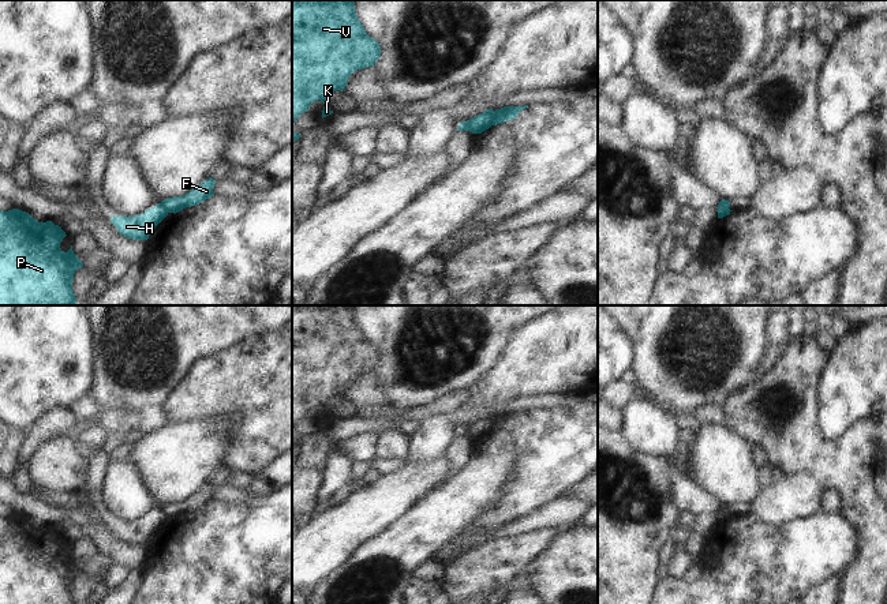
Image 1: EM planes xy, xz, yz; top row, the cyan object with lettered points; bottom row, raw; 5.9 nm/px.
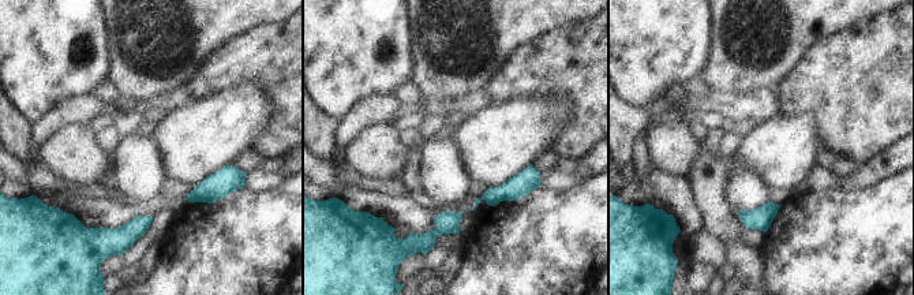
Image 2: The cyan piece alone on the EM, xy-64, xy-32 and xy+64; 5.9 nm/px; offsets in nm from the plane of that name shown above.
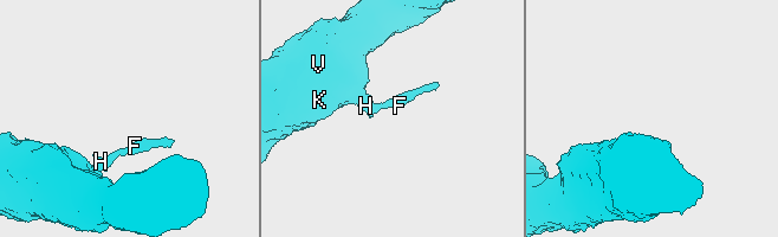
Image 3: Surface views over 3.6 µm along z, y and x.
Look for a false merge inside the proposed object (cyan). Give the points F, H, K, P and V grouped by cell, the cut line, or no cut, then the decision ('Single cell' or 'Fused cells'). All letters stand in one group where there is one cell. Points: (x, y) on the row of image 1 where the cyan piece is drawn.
Groups: F / H K P V. Split along xy (160, 203), (168, 212). Fused cells

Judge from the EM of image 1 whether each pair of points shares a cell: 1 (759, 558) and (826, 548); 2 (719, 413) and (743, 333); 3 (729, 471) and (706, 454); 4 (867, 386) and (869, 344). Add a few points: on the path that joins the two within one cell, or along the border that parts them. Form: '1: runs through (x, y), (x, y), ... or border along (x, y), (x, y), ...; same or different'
1: runs through (775, 558), (794, 558), (809, 552); same
2: border along (722, 405), (706, 405), (695, 413); different
3: runs through (723, 465), (711, 454); same
4: runs through (867, 375), (869, 372), (869, 355); same

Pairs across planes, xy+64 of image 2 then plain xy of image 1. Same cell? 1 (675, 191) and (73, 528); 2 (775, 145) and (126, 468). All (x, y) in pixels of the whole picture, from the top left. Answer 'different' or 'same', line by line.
1: same
2: different

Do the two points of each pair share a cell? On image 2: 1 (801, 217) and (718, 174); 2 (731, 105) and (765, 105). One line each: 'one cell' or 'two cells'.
1: two cells
2: one cell

